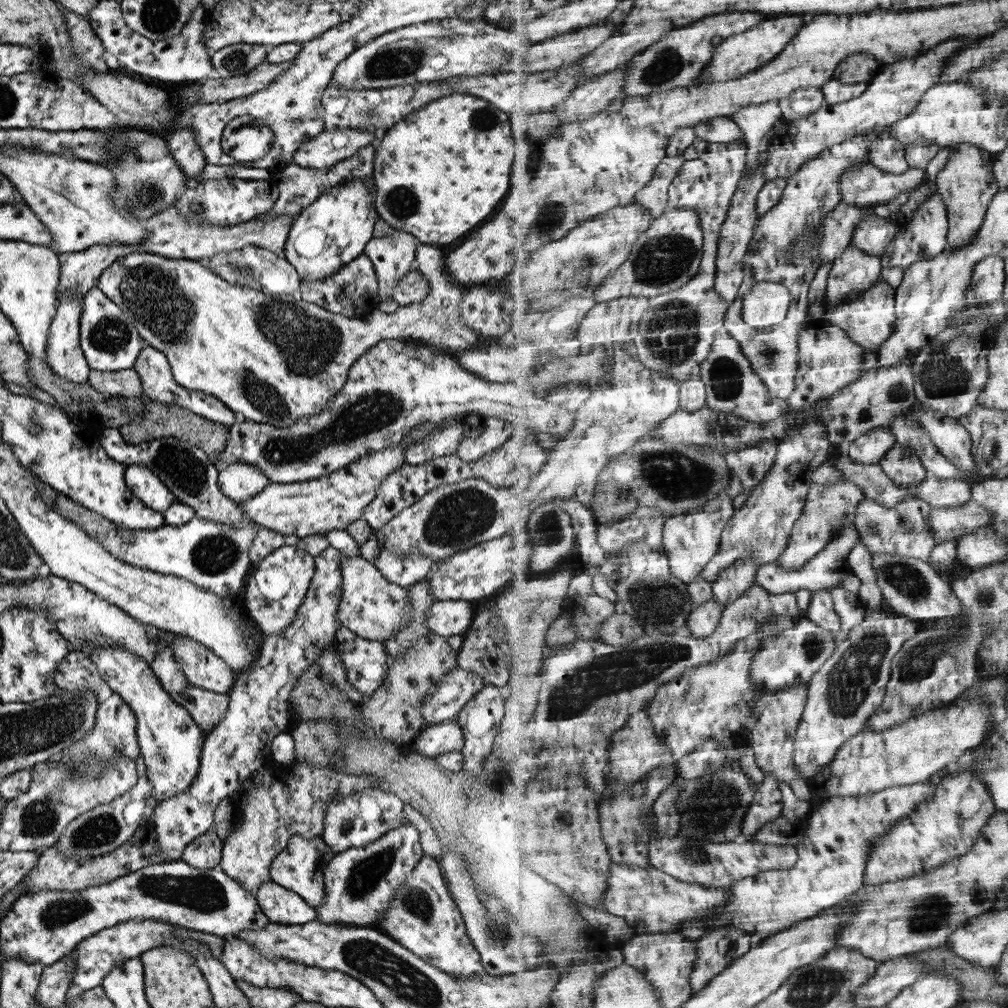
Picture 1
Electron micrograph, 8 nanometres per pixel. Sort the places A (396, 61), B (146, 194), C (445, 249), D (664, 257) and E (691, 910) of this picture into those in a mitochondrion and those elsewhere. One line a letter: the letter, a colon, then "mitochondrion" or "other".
A: mitochondrion
B: mitochondrion
C: other
D: mitochondrion
E: other

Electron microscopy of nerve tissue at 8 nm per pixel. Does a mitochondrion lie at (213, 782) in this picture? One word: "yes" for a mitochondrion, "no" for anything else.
no

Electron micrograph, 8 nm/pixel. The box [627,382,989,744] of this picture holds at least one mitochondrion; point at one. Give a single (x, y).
(850, 680)

